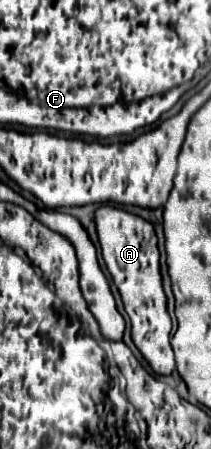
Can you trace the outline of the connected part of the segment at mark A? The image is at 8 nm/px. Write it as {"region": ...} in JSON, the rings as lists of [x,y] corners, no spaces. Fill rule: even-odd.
{"region":[[[100,206],[96,210],[96,230],[102,246],[102,256],[114,278],[116,288],[120,290],[124,310],[130,316],[132,340],[148,360],[152,370],[160,376],[168,376],[176,368],[174,350],[170,346],[172,322],[166,310],[166,296],[162,290],[160,278],[160,252],[156,244],[156,234],[150,222],[114,206]]]}

